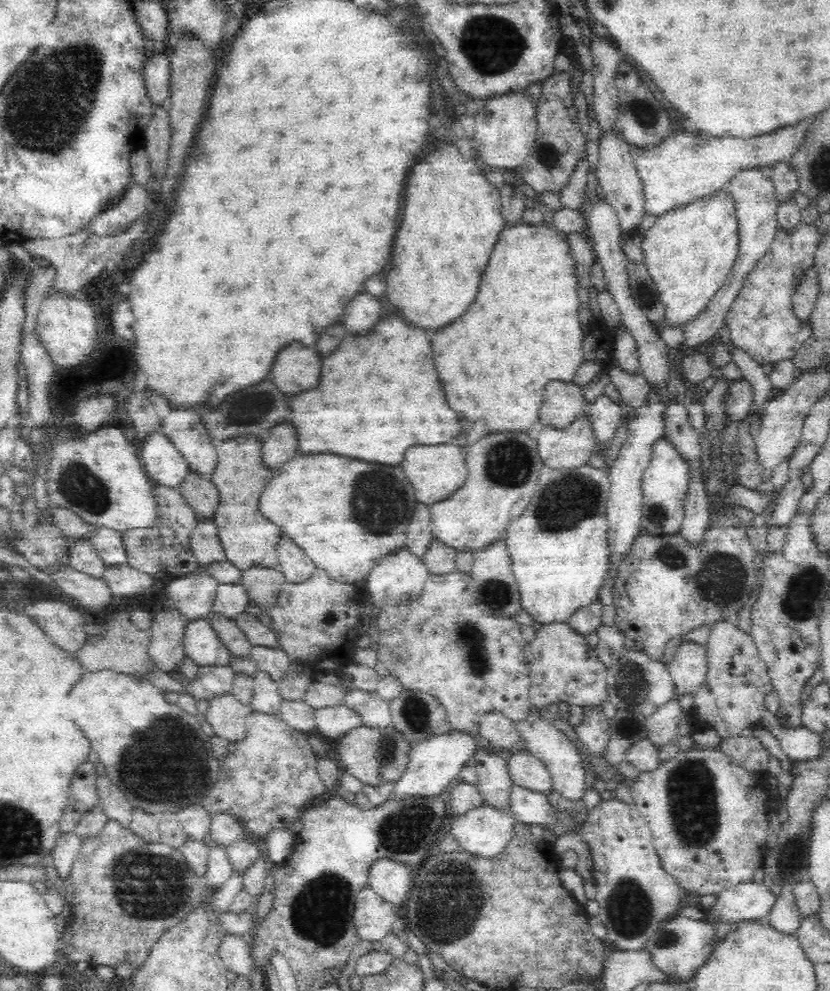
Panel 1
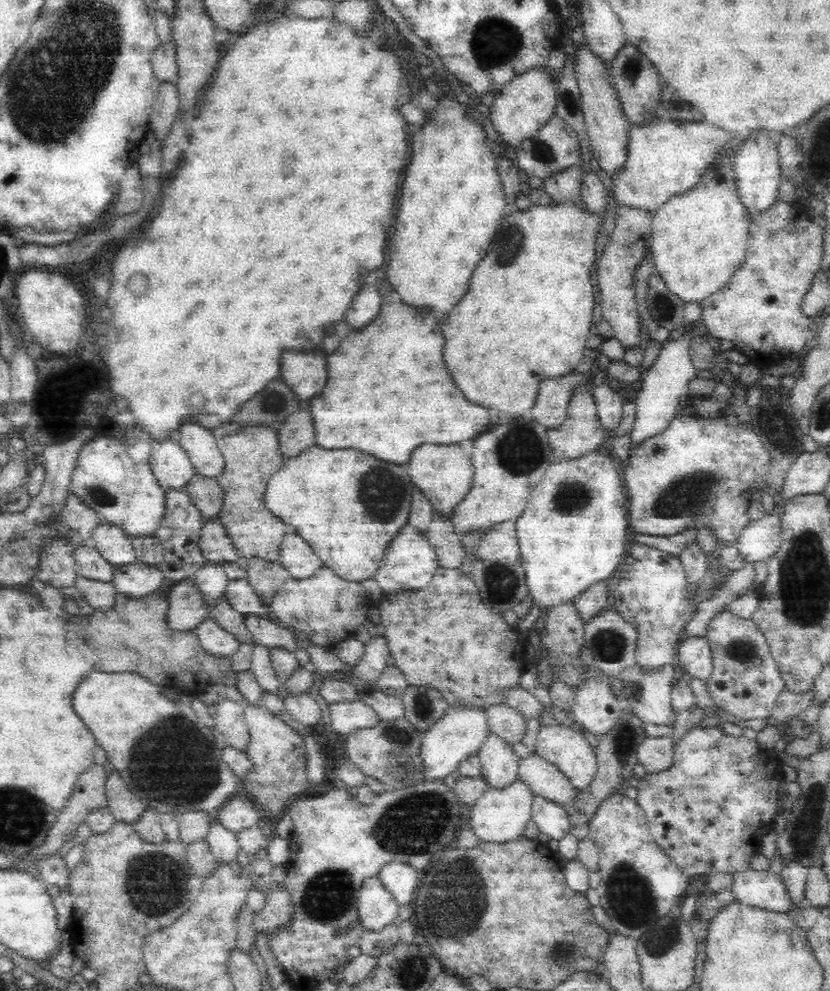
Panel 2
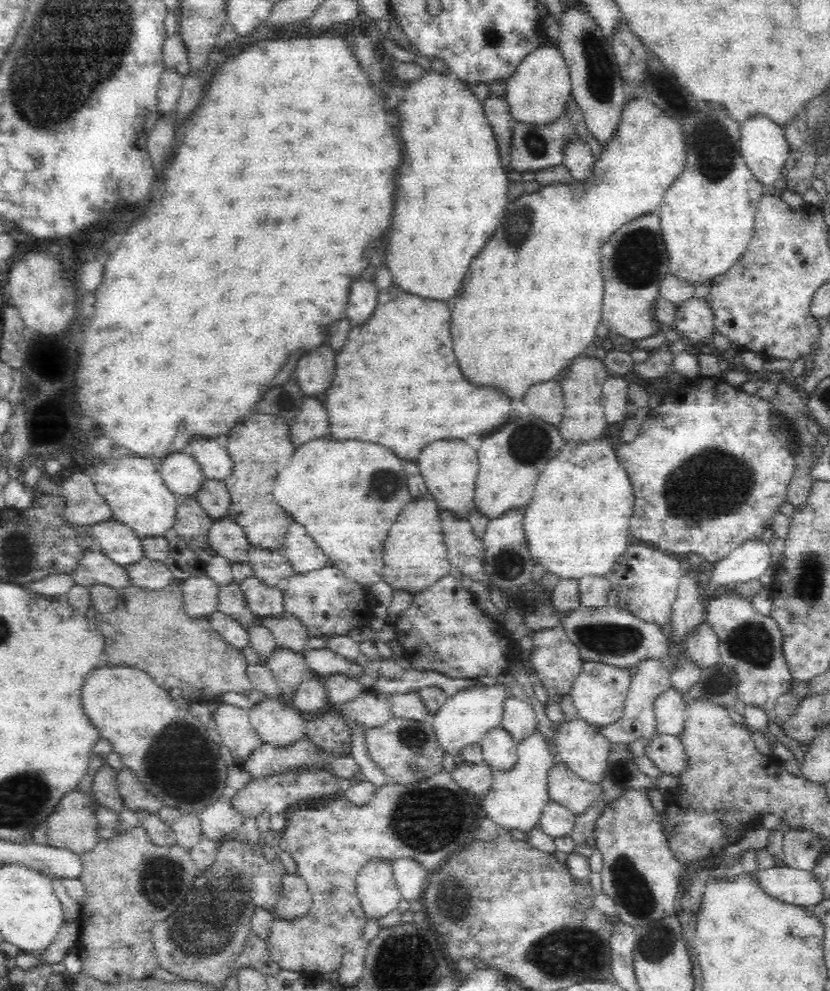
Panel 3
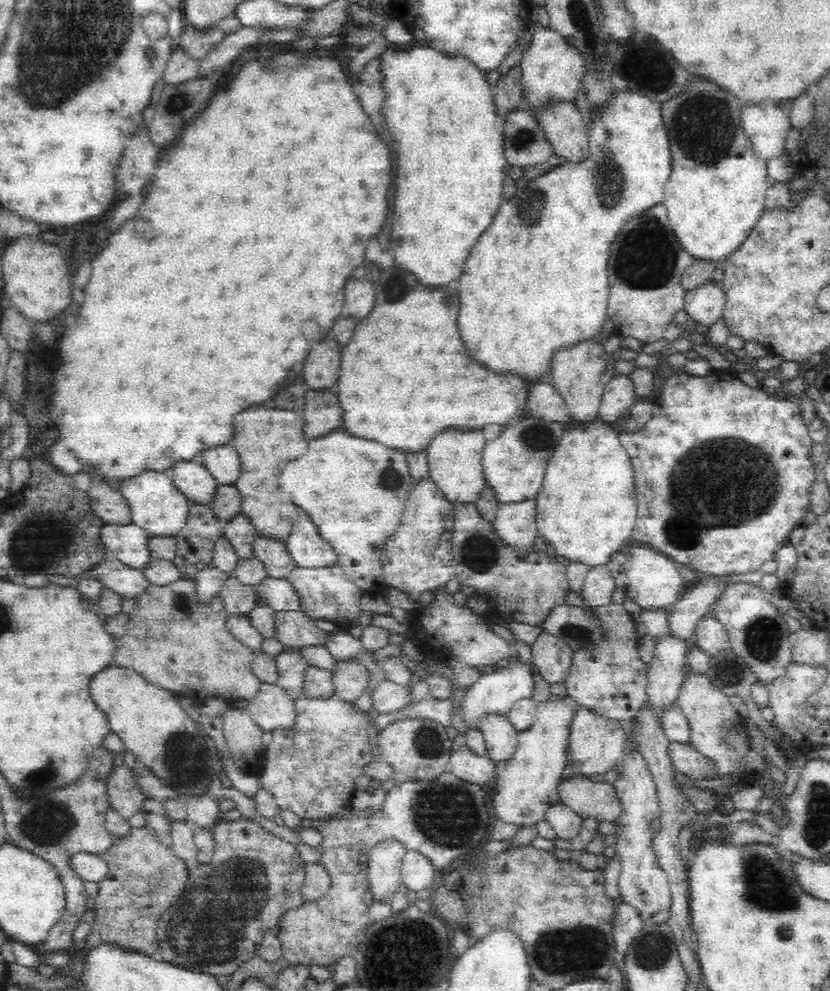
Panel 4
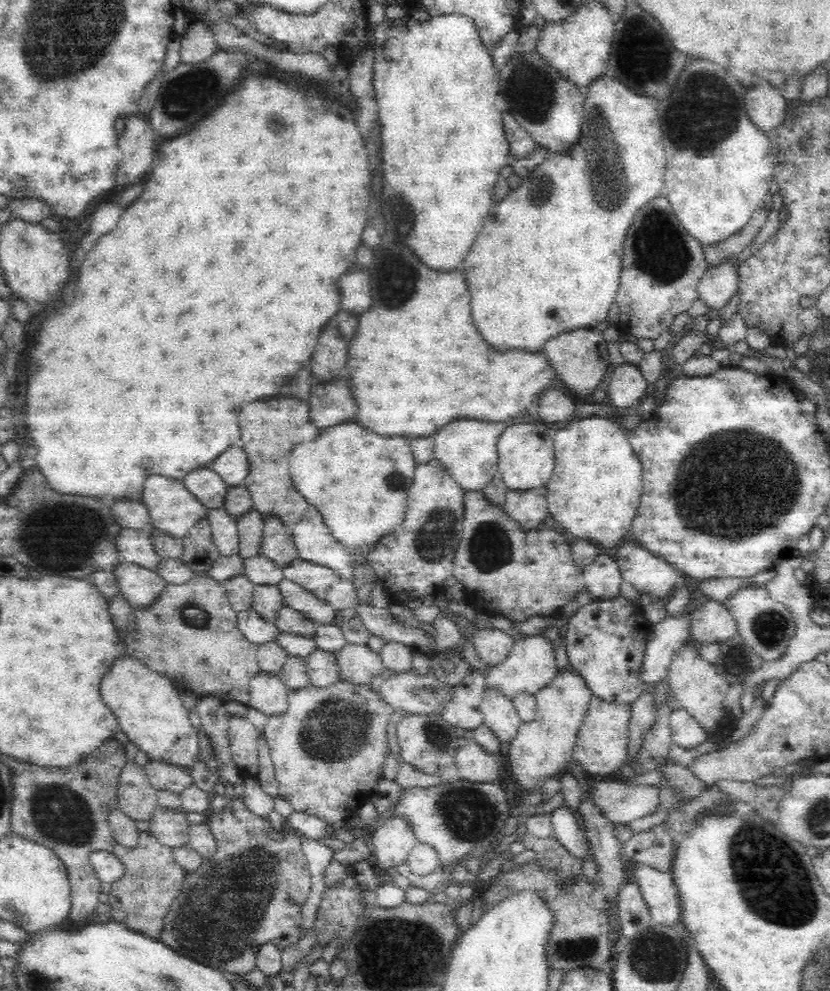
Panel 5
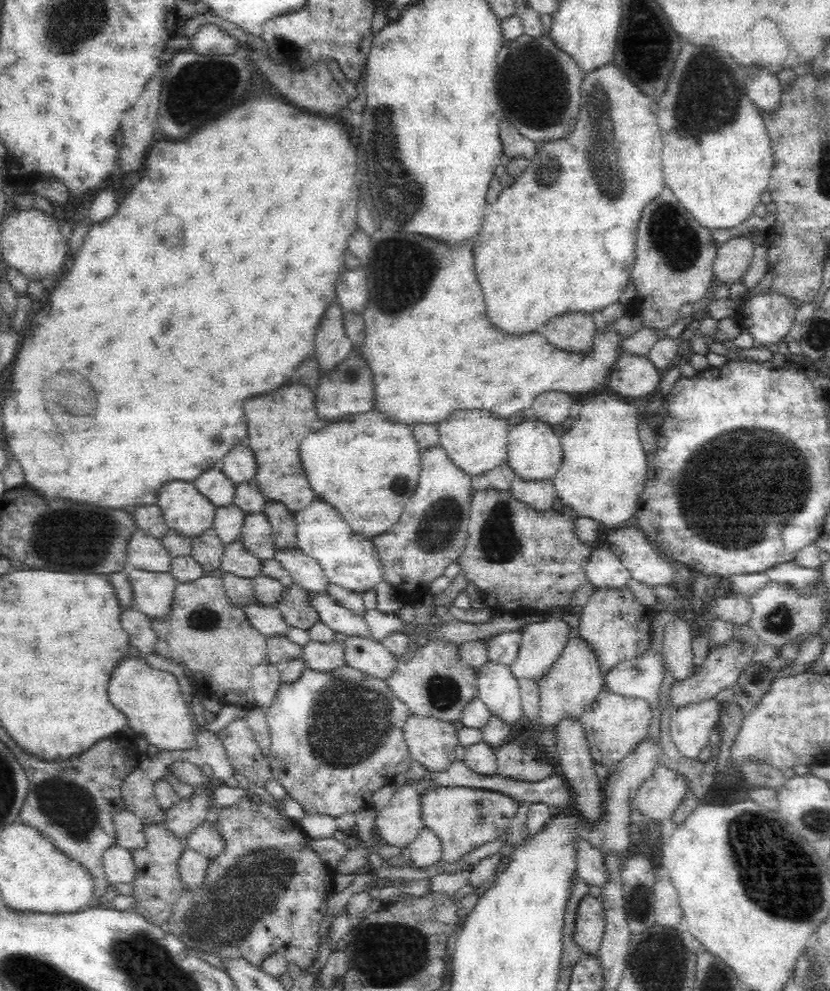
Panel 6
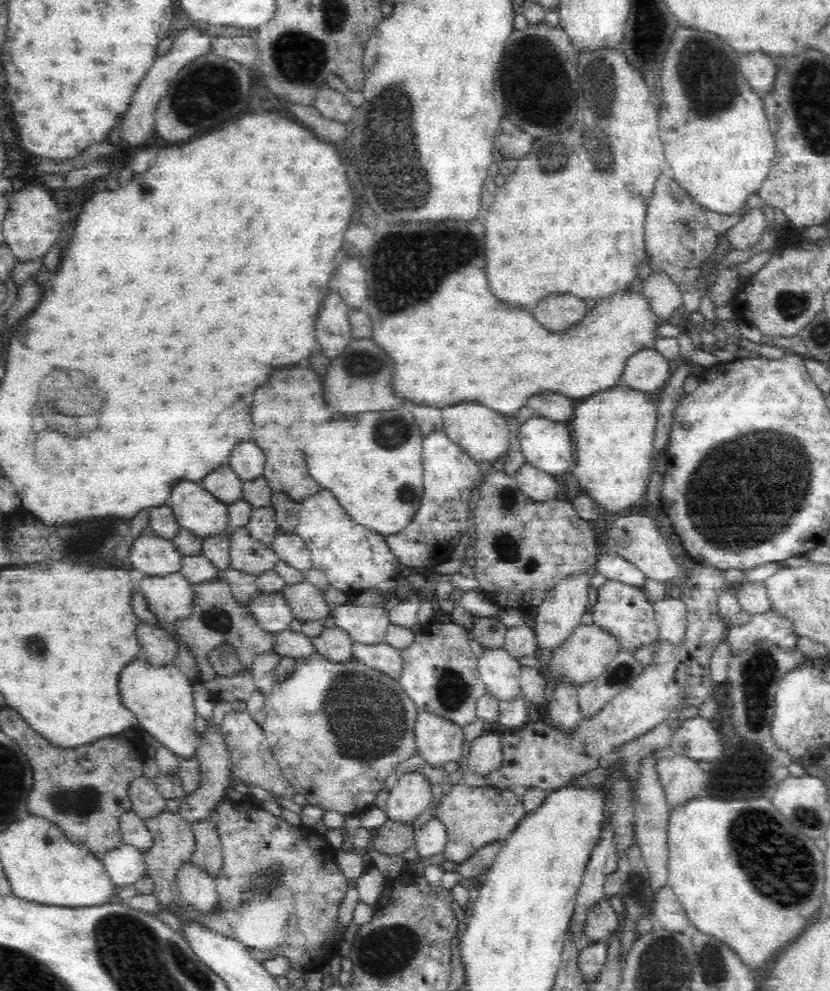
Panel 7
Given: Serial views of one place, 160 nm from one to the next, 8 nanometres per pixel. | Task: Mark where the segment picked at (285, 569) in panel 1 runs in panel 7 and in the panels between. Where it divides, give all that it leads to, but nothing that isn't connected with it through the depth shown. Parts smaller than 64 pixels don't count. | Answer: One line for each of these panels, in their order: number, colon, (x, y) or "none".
2: (295, 556)
3: (303, 555)
4: (305, 547)
5: (314, 544)
6: (349, 561)
7: (353, 558)

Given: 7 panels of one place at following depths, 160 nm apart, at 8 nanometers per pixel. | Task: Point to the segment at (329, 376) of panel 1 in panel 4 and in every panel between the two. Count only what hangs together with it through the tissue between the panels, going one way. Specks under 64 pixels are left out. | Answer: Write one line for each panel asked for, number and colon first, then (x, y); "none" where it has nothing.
2: (387, 392)
3: (397, 384)
4: (403, 379)

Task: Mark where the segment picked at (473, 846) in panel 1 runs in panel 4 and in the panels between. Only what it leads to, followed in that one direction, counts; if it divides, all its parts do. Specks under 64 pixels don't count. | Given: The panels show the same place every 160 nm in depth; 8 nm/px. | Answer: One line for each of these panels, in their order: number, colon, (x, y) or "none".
2: (497, 817)
3: (514, 801)
4: (526, 784)

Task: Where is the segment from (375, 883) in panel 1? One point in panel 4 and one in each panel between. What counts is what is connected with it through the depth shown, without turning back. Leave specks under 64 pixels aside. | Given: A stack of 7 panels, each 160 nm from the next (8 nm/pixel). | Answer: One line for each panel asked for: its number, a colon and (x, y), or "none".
2: (400, 879)
3: (409, 876)
4: (416, 873)

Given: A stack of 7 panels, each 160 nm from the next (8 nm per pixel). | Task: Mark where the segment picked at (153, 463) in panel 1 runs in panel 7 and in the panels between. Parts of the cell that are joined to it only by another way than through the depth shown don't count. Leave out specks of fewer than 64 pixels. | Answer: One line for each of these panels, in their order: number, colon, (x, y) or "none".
2: (170, 465)
3: (180, 473)
4: (190, 478)
5: (207, 487)
6: (212, 484)
7: (223, 484)

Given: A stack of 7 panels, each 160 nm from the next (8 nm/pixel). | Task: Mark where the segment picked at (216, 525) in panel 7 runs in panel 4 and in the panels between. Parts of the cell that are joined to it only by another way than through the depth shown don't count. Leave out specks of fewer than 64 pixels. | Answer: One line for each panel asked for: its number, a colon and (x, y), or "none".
4: (152, 502)
5: (171, 510)
6: (184, 510)

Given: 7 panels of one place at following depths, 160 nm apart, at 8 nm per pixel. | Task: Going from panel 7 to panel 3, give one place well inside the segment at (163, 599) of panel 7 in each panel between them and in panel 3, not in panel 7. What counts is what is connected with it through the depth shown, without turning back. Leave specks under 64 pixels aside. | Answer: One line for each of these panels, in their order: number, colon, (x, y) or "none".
3: (93, 567)
4: (110, 572)
5: (140, 586)
6: (151, 592)

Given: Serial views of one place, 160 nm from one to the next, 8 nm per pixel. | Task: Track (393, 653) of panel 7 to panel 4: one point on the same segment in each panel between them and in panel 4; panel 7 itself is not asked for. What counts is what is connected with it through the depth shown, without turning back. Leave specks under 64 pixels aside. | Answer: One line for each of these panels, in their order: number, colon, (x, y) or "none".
4: (348, 680)
5: (357, 666)
6: (363, 654)

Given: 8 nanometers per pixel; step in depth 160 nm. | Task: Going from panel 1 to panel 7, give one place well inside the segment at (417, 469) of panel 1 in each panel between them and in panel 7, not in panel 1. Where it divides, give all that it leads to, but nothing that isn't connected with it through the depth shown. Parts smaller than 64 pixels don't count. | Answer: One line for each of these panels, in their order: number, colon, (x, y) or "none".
2: (442, 474)
3: (449, 468)
4: (453, 460)
5: (464, 449)
6: (474, 441)
7: (482, 434)

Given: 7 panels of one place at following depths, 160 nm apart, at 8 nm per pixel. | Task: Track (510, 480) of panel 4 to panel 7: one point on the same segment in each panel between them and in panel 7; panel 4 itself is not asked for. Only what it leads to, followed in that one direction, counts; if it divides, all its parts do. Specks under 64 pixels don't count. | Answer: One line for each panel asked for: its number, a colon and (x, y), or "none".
5: (525, 455)
6: (533, 454)
7: (545, 444)

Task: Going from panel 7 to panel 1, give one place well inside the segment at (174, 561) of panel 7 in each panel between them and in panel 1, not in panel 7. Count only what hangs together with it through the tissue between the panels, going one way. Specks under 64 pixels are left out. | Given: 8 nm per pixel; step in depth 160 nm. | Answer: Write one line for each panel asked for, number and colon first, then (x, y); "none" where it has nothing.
1: (107, 543)
2: (114, 545)
3: (120, 544)
4: (127, 542)
5: (134, 545)
6: (143, 551)

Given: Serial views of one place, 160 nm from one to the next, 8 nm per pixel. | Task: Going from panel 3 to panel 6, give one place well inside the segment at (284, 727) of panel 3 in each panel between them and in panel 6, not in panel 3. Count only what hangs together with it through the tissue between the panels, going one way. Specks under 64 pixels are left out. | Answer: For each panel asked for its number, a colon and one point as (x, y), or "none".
4: (271, 708)
5: (268, 695)
6: (265, 680)

